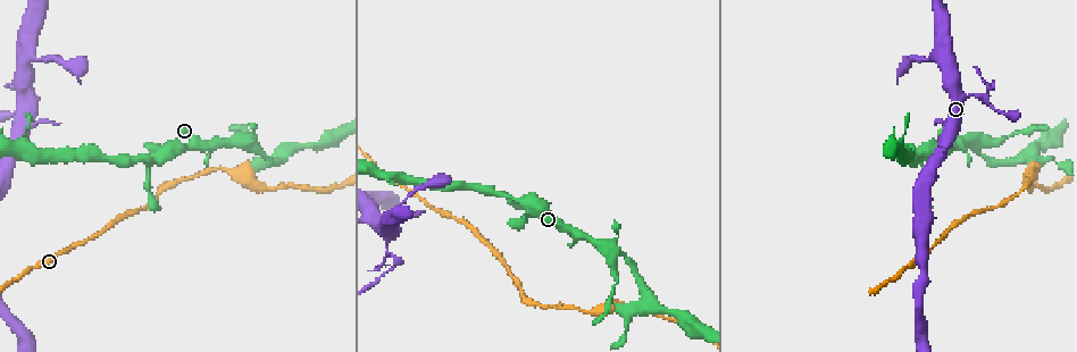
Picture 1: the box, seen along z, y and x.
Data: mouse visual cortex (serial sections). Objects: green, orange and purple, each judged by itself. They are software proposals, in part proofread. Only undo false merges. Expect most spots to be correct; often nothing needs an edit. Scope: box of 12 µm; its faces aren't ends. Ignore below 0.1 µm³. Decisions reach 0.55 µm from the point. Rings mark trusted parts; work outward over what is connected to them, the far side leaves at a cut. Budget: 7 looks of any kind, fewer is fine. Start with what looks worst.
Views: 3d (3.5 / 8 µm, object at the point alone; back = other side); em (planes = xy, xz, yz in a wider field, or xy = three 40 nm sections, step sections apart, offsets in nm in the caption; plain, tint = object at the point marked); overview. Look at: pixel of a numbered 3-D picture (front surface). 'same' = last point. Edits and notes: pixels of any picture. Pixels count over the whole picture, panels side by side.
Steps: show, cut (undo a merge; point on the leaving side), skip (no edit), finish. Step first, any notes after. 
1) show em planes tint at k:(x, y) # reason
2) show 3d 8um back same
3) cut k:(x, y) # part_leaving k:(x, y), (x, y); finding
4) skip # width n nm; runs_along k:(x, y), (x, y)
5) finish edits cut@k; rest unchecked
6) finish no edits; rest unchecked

show 3d 8um at 1:(508, 198) # a narrow waist

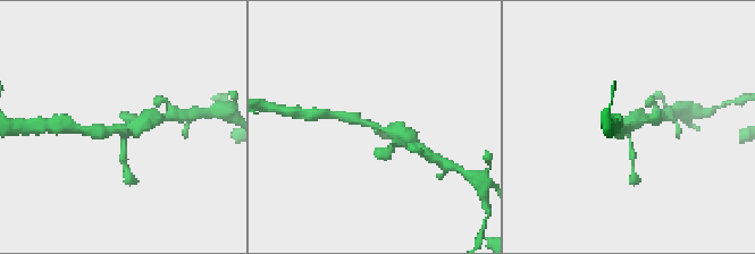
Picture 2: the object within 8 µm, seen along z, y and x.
show em xy step 5 tint at 2:(629, 126)

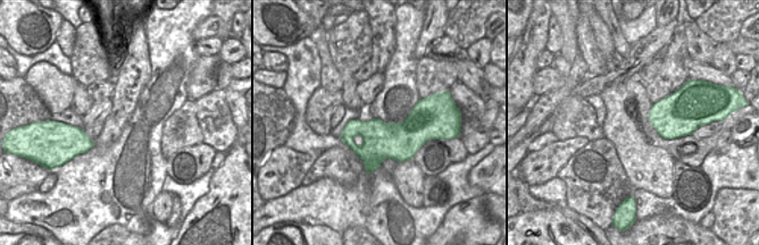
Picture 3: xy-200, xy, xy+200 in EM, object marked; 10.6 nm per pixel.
skip # width 460 nm; runs_along 2:(402, 133), (341, 116); all the same cell

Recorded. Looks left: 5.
show 3d 8um at 1:(971, 140) # arms part here

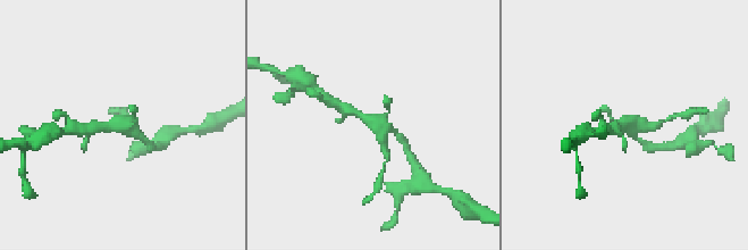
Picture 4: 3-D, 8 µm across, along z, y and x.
show em xy step 5 tint at 4:(379, 124)

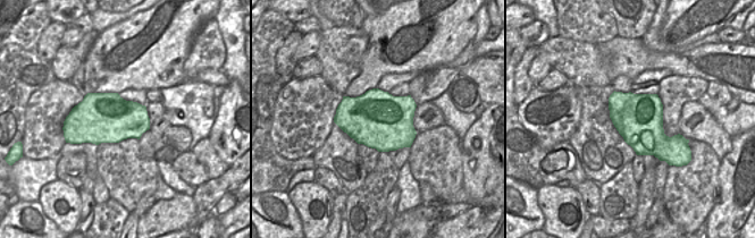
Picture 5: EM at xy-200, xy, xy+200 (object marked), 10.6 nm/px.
skip # all the same cell

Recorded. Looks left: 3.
show 3d 8um at 1:(284, 159) # branch point

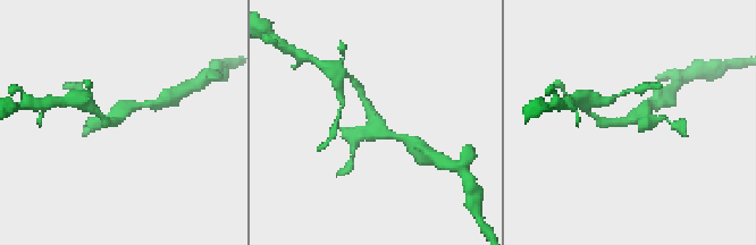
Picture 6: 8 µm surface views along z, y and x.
show em xy step 2 tint at 6:(371, 123) # need the tissue

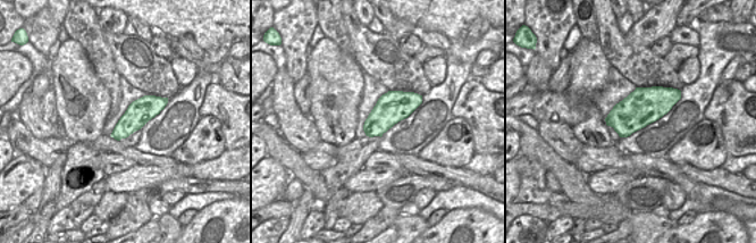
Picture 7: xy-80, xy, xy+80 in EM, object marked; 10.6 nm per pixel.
skip # runs_along 6:(362, 95), (374, 123), (401, 138); continuous, no second cell

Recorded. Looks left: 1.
finish no edits; rest unchecked

